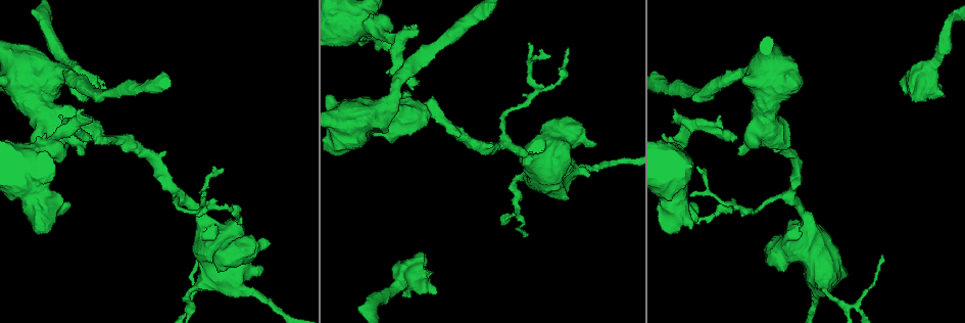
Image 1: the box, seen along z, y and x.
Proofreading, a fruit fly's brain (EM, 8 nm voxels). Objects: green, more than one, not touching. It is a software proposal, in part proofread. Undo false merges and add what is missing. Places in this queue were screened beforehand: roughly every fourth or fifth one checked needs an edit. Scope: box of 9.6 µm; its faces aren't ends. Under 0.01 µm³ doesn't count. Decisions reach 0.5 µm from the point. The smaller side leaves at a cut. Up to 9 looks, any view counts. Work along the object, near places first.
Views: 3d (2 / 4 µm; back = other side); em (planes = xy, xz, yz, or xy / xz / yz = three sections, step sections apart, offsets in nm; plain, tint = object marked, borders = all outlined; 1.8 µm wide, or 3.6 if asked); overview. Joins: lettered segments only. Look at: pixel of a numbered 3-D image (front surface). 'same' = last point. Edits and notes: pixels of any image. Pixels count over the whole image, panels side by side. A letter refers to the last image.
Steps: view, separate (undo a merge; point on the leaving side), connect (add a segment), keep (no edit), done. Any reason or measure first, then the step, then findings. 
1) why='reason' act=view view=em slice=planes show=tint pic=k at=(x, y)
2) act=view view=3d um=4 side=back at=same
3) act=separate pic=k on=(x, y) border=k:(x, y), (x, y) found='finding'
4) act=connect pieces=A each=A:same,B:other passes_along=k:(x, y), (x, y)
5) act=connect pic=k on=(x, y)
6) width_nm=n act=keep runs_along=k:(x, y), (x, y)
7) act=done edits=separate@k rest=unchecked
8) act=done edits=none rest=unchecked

why='branch stops here' act=view view=3d um=2 side=back pic=1 at=(436, 292)

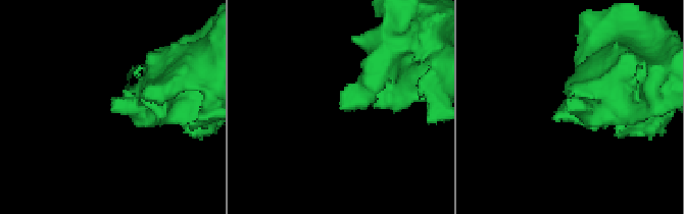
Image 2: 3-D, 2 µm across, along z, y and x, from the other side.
act=view view=em slice=xy step=8 show=tint pic=2 at=(340, 108)

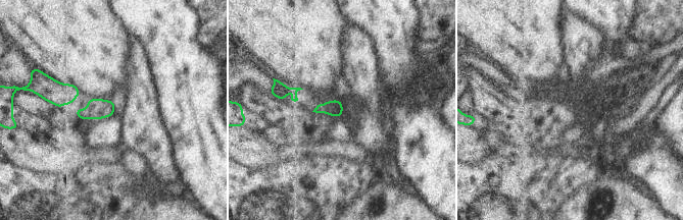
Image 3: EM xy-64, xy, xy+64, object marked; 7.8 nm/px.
why='what lies round it' act=view view=em slice=xy step=8 show=borders at=same

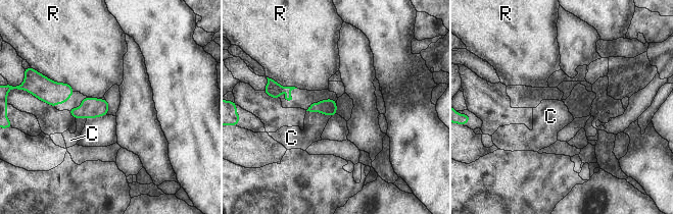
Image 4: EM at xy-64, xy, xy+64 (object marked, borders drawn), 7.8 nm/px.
act=keep each=C:other,R:other border=4:(306, 110), (320, 111), (331, 116) found='no lettered segment goes on from it'

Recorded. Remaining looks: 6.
act=view view=em slice=planes show=tint pic=1 at=(91, 121)

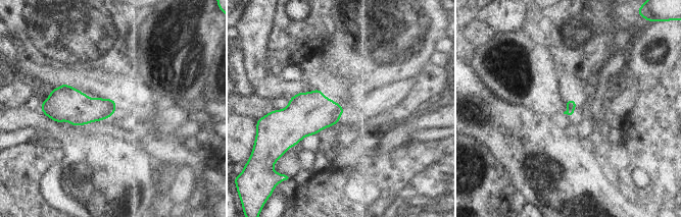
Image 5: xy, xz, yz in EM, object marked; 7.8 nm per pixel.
act=view view=em slice=planes show=borders at=same

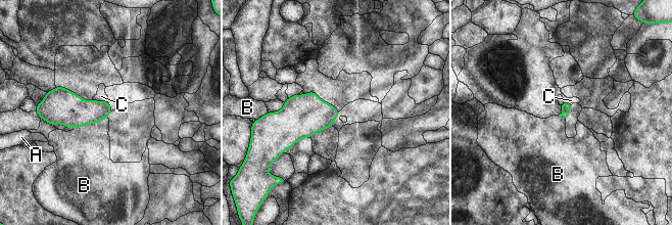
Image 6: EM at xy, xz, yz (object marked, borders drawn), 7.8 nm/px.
act=keep each=A:other,B:other,C:other border=6:(107, 117), (74, 129) found='no lettered segment goes on from it'

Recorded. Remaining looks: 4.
why='sudden change in width' act=view view=em slice=planes show=borders pic=1 at=(102, 140)

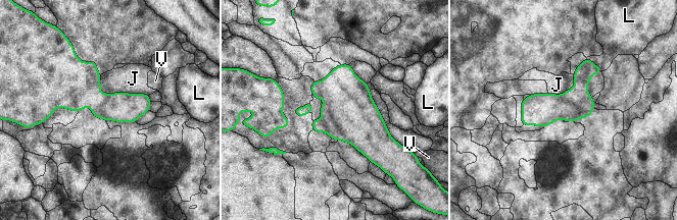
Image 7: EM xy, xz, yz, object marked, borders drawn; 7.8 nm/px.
act=separate pic=7 on=(583, 72) each=J:other,L:other,V:other border=7:(572, 91), (591, 99) found='a second cell is stuck on'

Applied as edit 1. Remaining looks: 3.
why='see it whole again' act=view view=overview

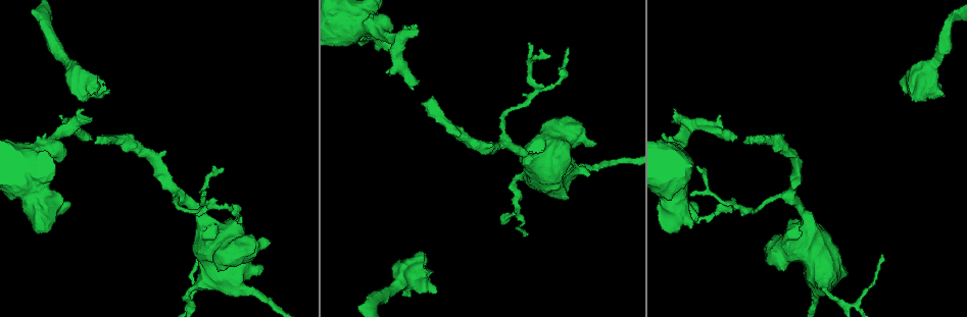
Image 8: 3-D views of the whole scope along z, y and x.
why='thick turns thin' act=view view=em um=3.6 slice=yz step=4 show=borders pic=8 at=(248, 290)

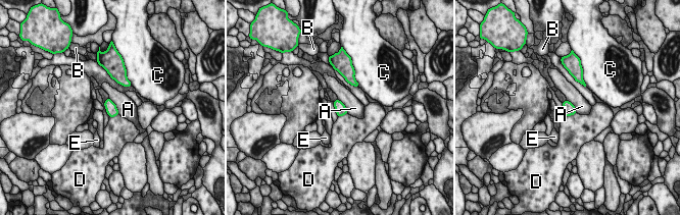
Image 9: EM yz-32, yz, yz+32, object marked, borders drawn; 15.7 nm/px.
why='cut it another way' act=view view=em um=3.6 slice=planes show=borders at=same

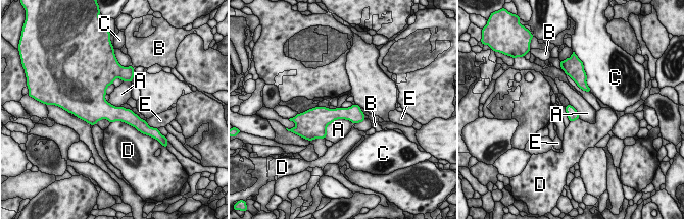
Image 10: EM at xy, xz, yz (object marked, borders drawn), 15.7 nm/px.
act=keep each=A:other,B:other,C:other,D:other,E:other border=10:(354, 123), (335, 119), (324, 138) found='continuous, no second cell'

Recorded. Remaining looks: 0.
act=done edits=separate@7 rest=unchecked

